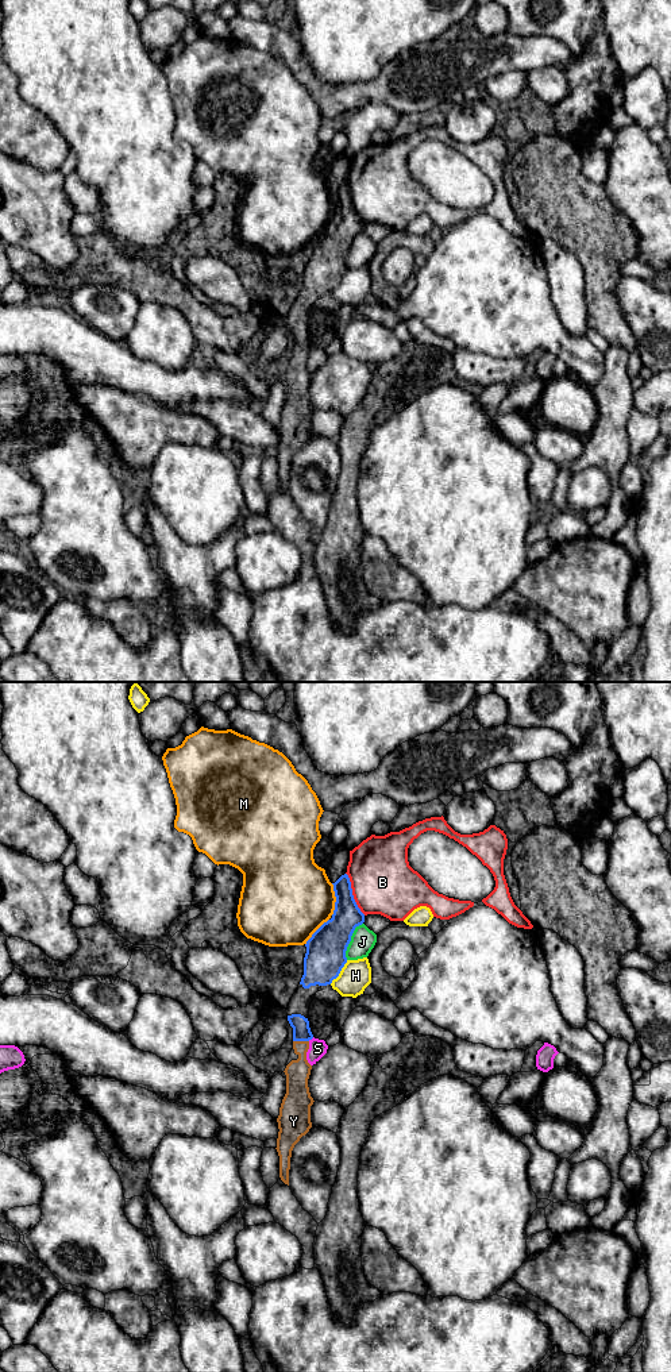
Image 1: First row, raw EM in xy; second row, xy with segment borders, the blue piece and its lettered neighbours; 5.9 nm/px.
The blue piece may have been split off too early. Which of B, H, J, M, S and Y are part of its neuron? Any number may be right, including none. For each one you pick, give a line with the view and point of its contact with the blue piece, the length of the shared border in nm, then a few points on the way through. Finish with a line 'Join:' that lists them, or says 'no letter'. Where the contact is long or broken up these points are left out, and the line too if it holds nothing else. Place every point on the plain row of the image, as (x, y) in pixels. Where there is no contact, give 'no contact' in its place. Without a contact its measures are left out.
Y: xy (301, 349) | 100 nm
Join: Y

